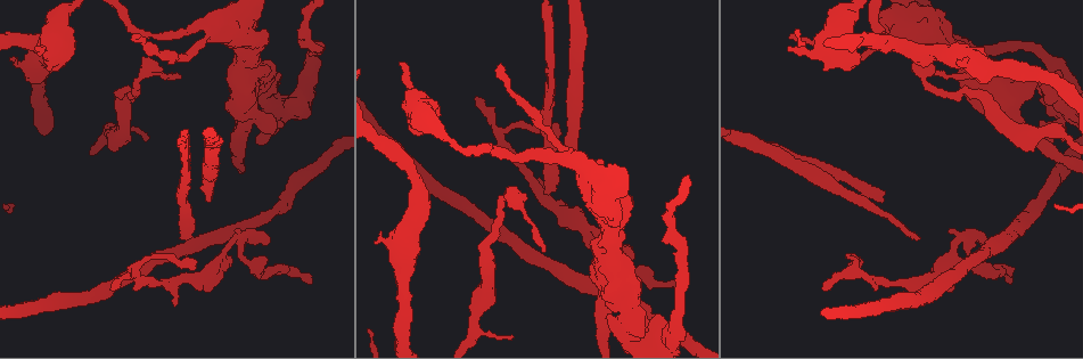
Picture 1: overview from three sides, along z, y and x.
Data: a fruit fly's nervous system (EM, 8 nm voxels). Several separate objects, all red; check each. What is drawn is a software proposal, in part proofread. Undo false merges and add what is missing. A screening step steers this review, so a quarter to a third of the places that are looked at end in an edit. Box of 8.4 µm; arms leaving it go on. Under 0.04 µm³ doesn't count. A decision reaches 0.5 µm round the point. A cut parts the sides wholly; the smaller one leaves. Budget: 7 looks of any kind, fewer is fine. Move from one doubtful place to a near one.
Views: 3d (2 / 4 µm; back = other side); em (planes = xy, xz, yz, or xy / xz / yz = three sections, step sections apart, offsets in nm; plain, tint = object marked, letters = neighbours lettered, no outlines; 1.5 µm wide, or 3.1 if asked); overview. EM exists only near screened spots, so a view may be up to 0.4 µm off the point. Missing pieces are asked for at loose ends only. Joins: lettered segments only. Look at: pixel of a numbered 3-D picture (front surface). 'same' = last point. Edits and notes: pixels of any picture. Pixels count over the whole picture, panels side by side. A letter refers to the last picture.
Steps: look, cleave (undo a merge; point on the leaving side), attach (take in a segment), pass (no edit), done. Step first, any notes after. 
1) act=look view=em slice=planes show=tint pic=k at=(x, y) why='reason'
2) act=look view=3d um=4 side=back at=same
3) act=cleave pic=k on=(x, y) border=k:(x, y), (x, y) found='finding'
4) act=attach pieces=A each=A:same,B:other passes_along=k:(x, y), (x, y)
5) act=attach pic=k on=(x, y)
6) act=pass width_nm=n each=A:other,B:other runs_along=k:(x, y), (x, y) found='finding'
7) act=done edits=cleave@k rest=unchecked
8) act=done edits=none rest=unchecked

act=look view=em slice=yz step=8 show=letters pic=1 at=(402, 62) why='an open end'

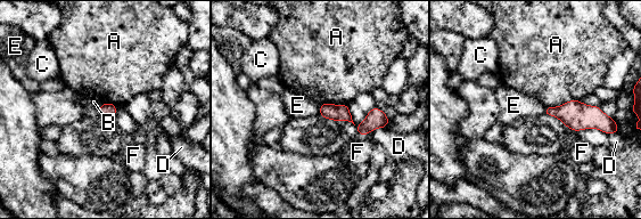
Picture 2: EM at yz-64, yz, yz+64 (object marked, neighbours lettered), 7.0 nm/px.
act=look view=em slice=planes show=letters at=same why='another direction'

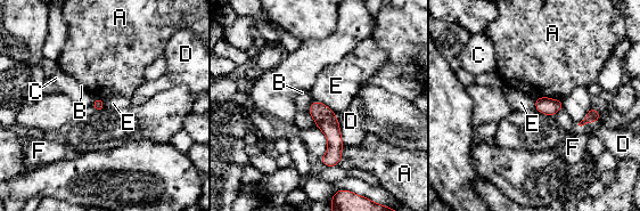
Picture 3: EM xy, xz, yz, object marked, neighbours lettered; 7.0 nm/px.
act=pass each=A:other,B:other,C:other,D:other,E:other,F:other border=3:(313, 100), (321, 102), (334, 111) found='no lettered segment goes on from it'

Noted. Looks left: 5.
act=look view=em slice=xz step=4 show=tint pic=1 at=(210, 194) why='an open end'

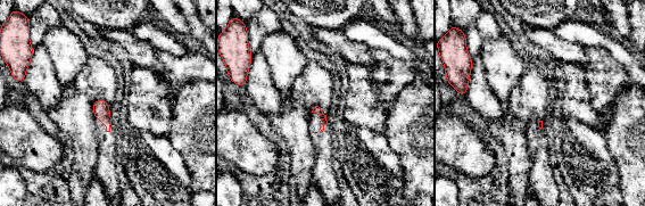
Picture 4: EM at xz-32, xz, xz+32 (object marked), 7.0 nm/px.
act=look view=em slice=xz step=4 show=letters at=same why='what lies round it'

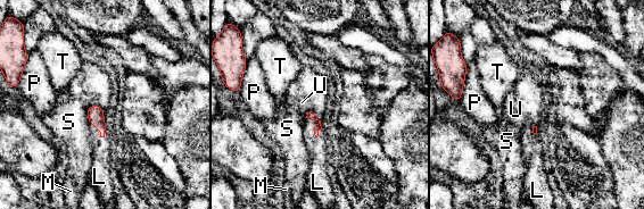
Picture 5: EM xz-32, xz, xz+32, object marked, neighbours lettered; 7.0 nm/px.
act=attach pieces=L each=L:same,M:other,P:other,S:other,T:other,U:other passes_along=5:(318, 127), (316, 124), (316, 147) found='it goes on there'

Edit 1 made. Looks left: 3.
act=look view=overview

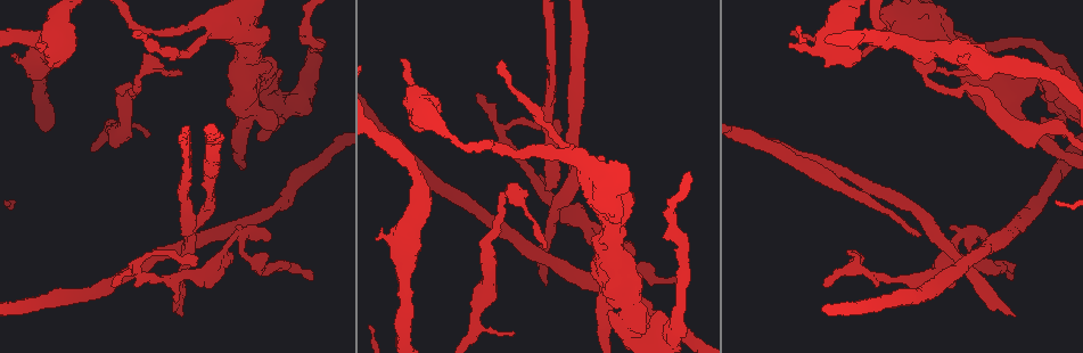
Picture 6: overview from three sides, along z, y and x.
act=look view=em slice=planes show=letters pic=6 at=(477, 92) why='branch stops here'

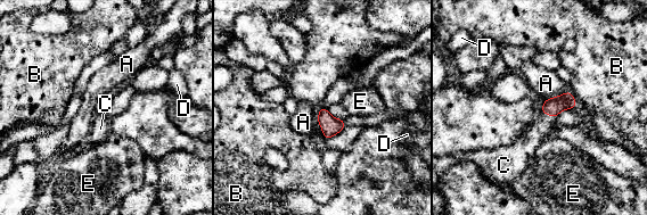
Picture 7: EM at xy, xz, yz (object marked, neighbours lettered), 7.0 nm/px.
act=attach pieces=C longest_contact=A:200nm each=A:other,B:other,C:same,D:other,E:other found='it goes on there'

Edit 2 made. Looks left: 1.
act=done edits=attach@5,attach@7 rest=unchecked

